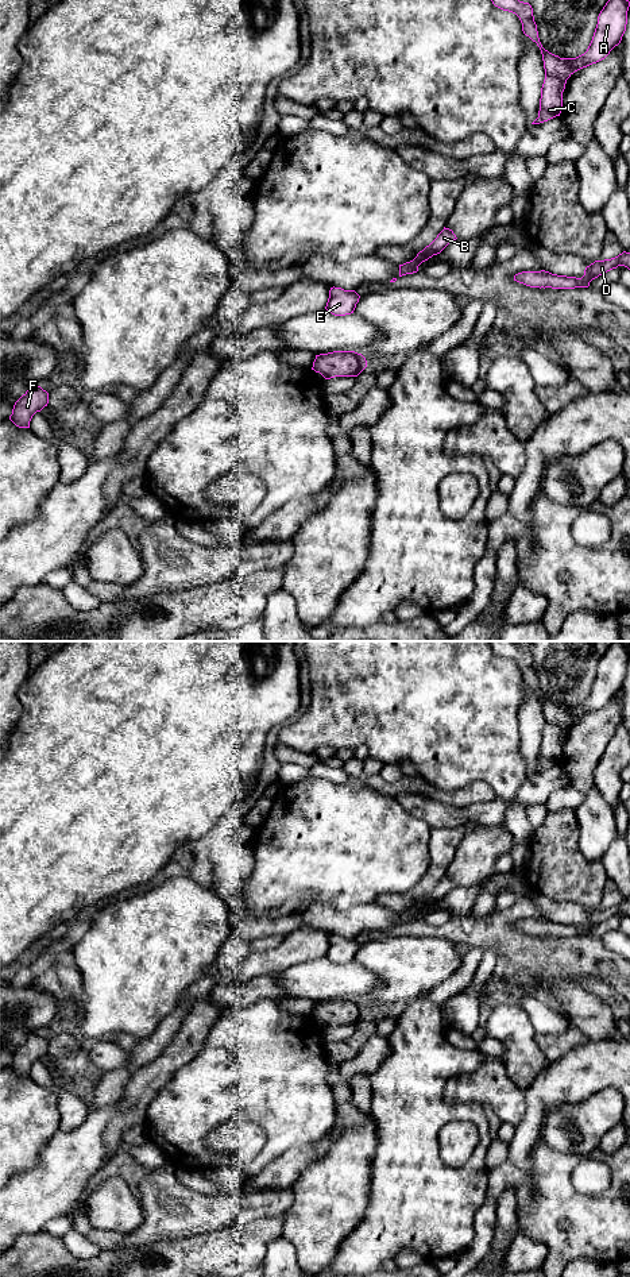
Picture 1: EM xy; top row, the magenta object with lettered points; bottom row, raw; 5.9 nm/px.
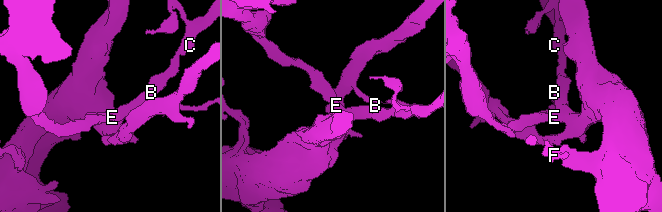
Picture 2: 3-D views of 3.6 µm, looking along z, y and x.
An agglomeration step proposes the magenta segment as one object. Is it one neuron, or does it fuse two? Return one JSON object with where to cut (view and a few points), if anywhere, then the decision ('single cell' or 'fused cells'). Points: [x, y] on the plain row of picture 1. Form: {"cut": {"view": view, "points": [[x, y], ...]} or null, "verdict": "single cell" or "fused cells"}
{"cut": null, "verdict": "single cell"}

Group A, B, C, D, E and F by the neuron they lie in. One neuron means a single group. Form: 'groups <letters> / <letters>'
groups A B C D E F

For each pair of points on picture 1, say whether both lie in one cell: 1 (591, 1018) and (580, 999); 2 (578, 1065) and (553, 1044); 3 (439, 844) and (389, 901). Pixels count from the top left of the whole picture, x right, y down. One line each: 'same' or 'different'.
1: same
2: different
3: same

